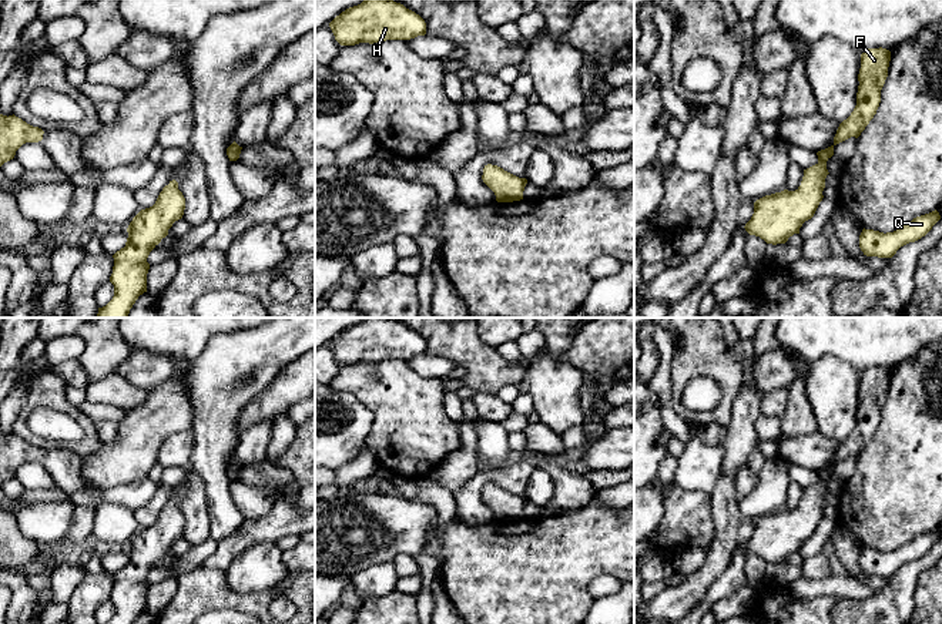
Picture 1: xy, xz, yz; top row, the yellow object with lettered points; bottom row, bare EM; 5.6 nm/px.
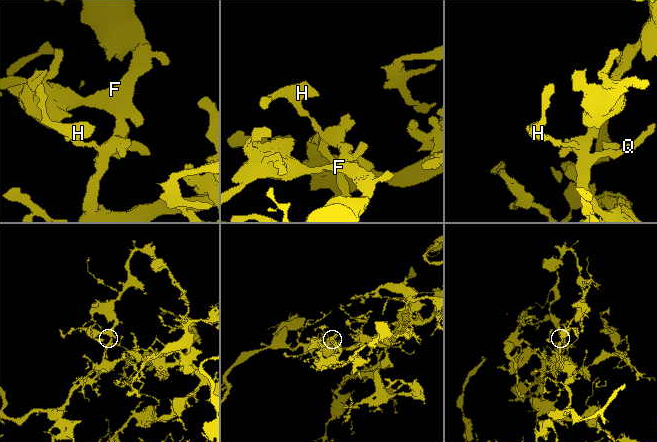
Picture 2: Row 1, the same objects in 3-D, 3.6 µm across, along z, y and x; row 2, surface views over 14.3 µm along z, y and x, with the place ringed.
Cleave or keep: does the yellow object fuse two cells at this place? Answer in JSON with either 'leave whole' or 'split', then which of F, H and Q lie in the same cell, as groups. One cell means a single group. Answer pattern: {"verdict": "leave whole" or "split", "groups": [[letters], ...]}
{"verdict": "leave whole", "groups": [["F", "H", "Q"]]}

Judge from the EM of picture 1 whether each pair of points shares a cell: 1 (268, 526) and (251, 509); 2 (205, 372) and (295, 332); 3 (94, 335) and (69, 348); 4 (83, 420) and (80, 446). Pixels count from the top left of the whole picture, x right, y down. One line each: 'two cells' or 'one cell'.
1: two cells
2: one cell
3: two cells
4: one cell

